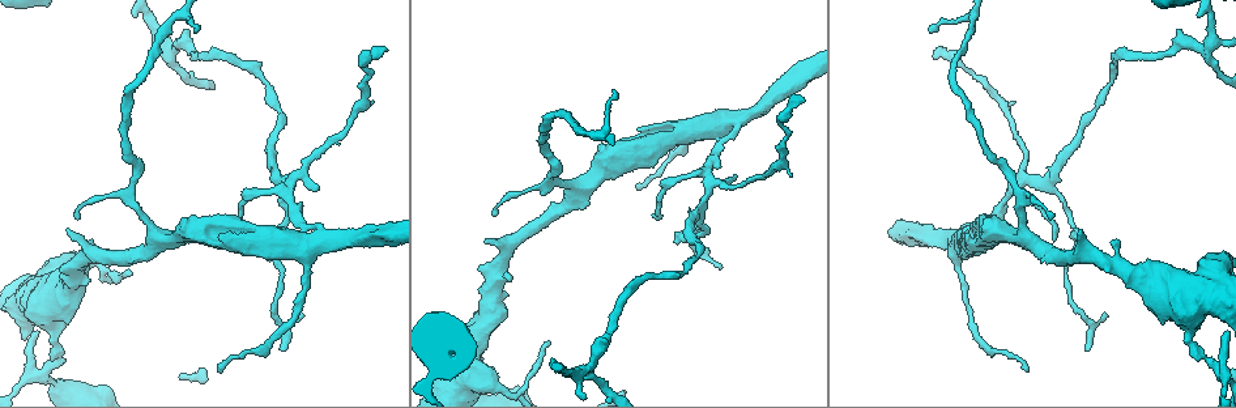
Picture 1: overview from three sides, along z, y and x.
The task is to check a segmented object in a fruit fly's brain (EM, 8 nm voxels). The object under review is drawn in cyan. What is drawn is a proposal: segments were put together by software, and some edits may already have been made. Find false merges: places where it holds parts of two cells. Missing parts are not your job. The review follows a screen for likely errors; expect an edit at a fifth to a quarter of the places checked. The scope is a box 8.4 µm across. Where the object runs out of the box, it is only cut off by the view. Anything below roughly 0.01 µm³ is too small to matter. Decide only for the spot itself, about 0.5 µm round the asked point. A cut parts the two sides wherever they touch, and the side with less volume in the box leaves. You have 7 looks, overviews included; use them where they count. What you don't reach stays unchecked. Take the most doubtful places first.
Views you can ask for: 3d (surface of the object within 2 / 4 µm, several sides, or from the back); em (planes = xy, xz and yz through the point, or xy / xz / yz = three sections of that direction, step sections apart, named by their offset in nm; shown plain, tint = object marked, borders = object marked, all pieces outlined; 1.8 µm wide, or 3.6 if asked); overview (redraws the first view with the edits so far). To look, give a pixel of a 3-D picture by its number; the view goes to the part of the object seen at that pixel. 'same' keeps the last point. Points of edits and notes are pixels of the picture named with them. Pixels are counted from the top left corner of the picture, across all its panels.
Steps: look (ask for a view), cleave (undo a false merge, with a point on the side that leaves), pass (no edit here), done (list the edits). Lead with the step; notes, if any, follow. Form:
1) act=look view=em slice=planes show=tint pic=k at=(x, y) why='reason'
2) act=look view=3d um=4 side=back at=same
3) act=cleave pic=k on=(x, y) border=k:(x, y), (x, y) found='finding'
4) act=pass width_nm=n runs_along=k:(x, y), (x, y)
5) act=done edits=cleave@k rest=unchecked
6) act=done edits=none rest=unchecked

act=look view=em um=3.6 slice=planes show=tint pic=1 at=(289, 182) why='four or more arms meet'

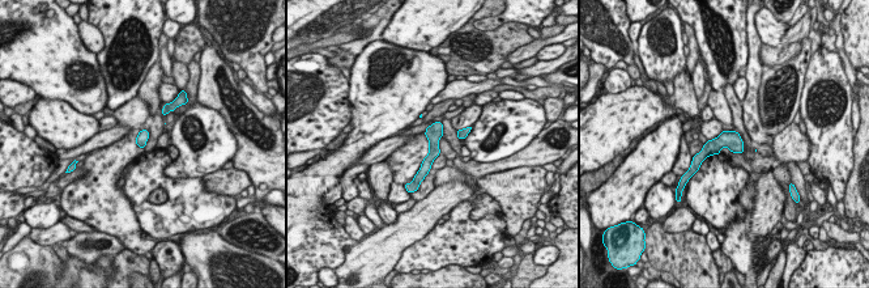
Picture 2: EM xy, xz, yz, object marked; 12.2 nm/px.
act=pass width_nm=140 runs_along=2:(438, 125), (434, 152), (418, 177) found='one cell here'

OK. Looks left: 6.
act=look view=3d um=4 pic=1 at=(711, 125) why='sharp bend'

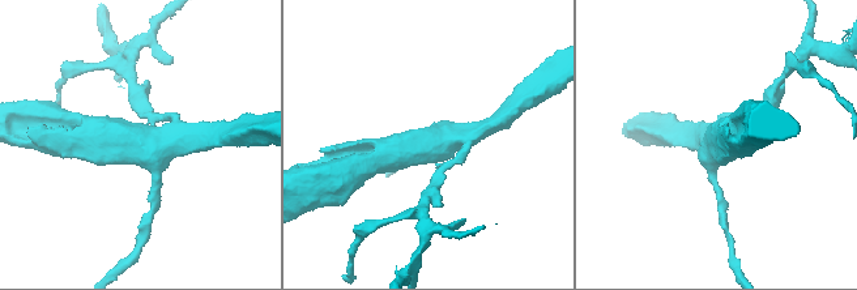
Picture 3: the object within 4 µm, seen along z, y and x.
act=look view=em slice=xy step=8 show=tint pic=3 at=(432, 149) arms=4

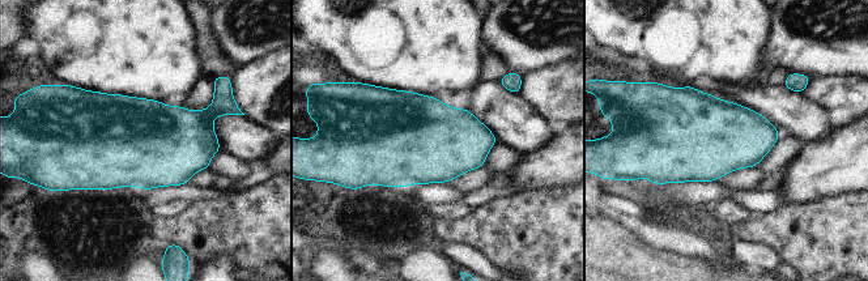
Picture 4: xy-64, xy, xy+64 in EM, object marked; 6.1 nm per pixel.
act=look view=em slice=planes show=tint at=same why='another direction'

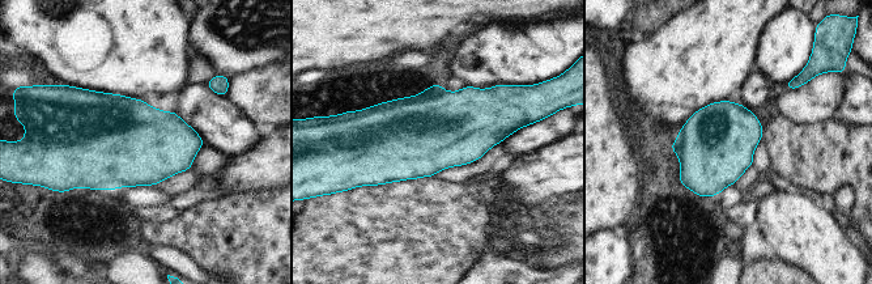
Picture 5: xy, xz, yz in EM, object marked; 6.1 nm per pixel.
act=pass found='one cell here'

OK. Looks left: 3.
act=look view=3d um=4 pic=1 at=(174, 51) why='three-way junction'

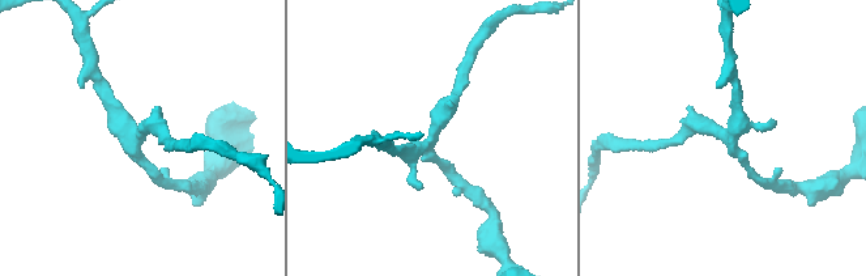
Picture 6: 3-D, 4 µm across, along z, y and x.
act=look view=em slice=yz step=8 show=plain pic=6 at=(428, 141)

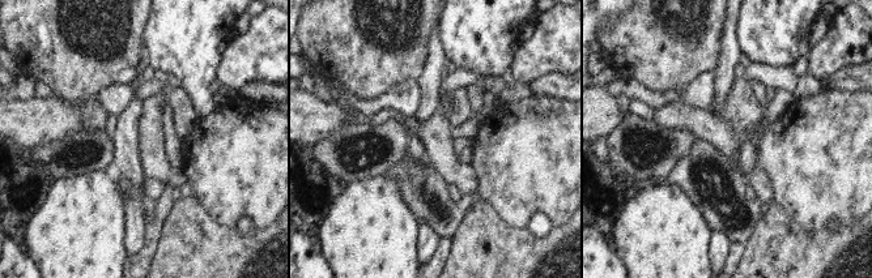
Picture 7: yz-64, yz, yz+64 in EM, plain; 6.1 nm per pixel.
act=look view=em slice=yz step=8 show=tint at=same

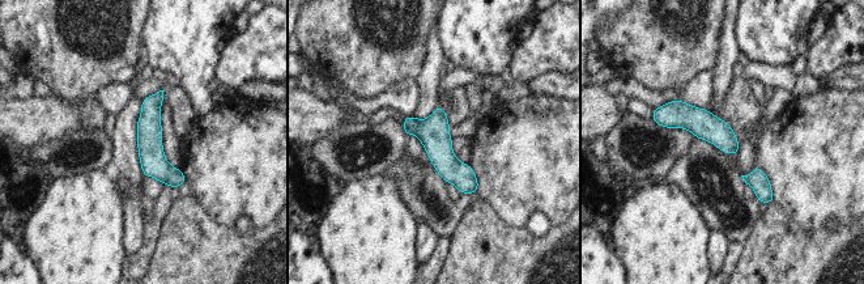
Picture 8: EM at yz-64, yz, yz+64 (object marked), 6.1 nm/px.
act=pass found='continuous, no second cell'

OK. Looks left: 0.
act=done edits=none rest=unchecked

